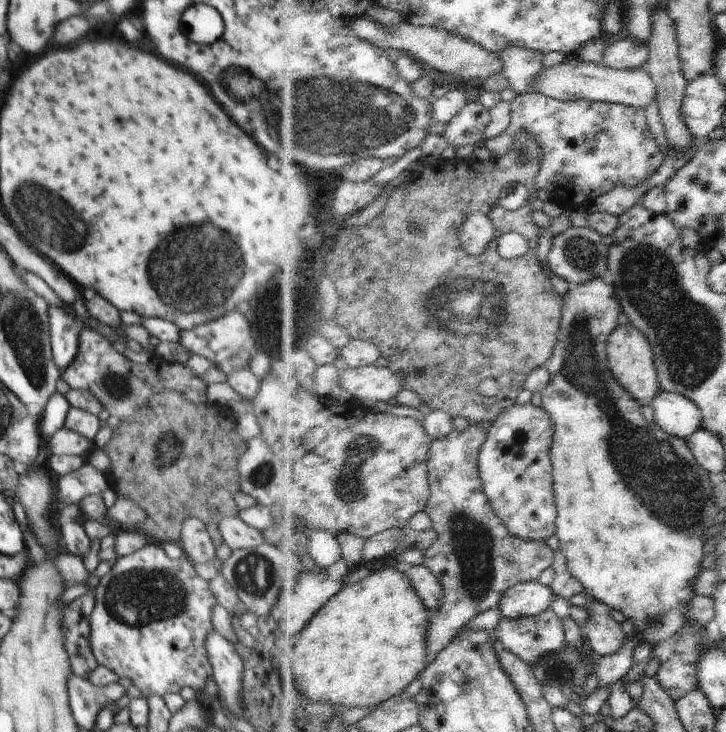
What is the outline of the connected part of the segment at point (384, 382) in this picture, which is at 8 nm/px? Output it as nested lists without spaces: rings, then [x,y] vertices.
[[[374,365],[365,368],[348,367],[340,370],[340,374],[342,374],[342,386],[353,397],[372,403],[377,401],[389,403],[406,389],[401,376],[388,368]]]

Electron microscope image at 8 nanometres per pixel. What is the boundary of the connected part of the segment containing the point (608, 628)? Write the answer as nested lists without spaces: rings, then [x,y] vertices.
[[[593,608],[588,614],[588,623],[584,631],[597,658],[618,654],[626,646],[628,639],[626,632],[622,630],[624,624],[616,622],[610,612],[598,614]]]

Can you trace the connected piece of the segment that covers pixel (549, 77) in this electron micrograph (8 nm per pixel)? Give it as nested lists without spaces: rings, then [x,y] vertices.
[[[566,58],[561,64],[544,68],[536,78],[536,91],[564,101],[590,99],[592,101],[607,101],[626,104],[634,108],[648,110],[652,108],[654,100],[659,98],[656,80],[645,70],[614,70],[598,63],[584,62],[576,64],[575,59]]]

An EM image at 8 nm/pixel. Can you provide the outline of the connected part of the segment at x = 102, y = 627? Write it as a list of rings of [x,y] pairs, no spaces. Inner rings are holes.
[[[147,545],[135,551],[133,554],[117,558],[117,561],[112,565],[112,570],[106,574],[103,578],[100,578],[100,584],[95,588],[94,592],[94,611],[90,616],[90,648],[96,658],[96,662],[108,670],[112,670],[114,674],[118,674],[120,678],[129,679],[138,689],[144,698],[150,698],[153,696],[160,696],[164,698],[167,694],[179,693],[183,687],[190,687],[198,693],[206,686],[206,680],[213,676],[212,666],[208,656],[206,654],[206,648],[204,648],[204,640],[206,640],[206,634],[213,630],[212,624],[212,608],[219,607],[214,594],[210,589],[208,580],[204,580],[196,573],[194,566],[192,566],[189,558],[185,555],[180,556],[176,560],[168,558],[163,548],[160,546]]]

